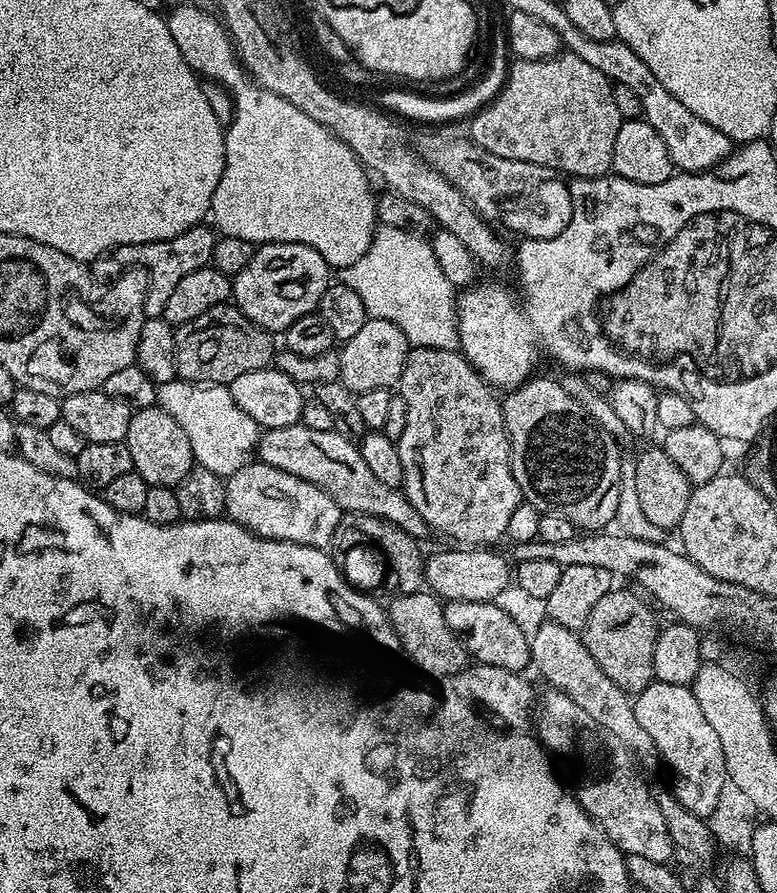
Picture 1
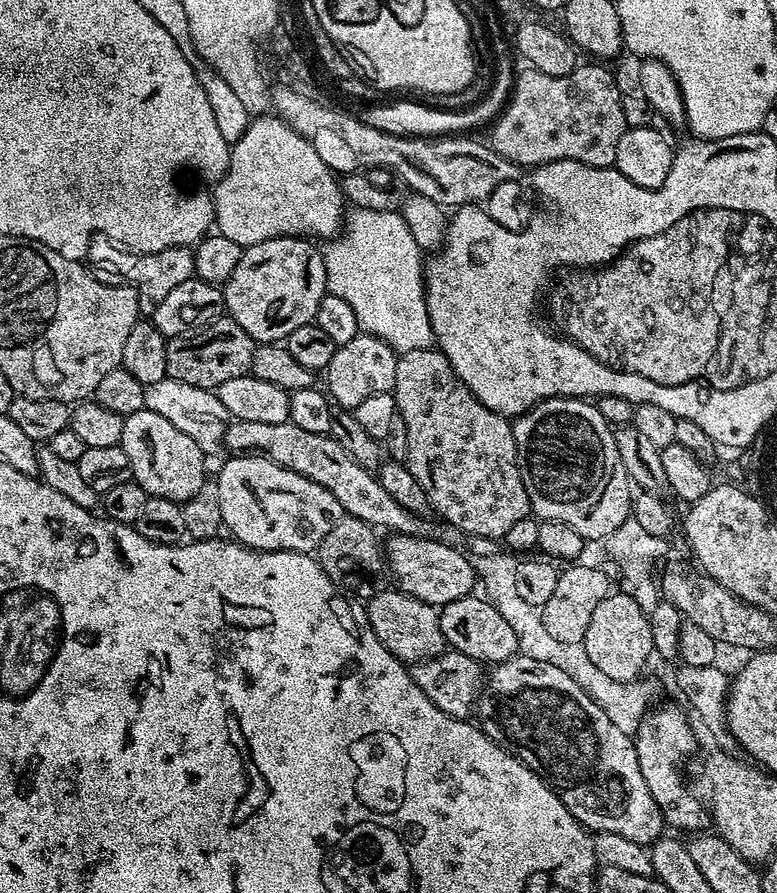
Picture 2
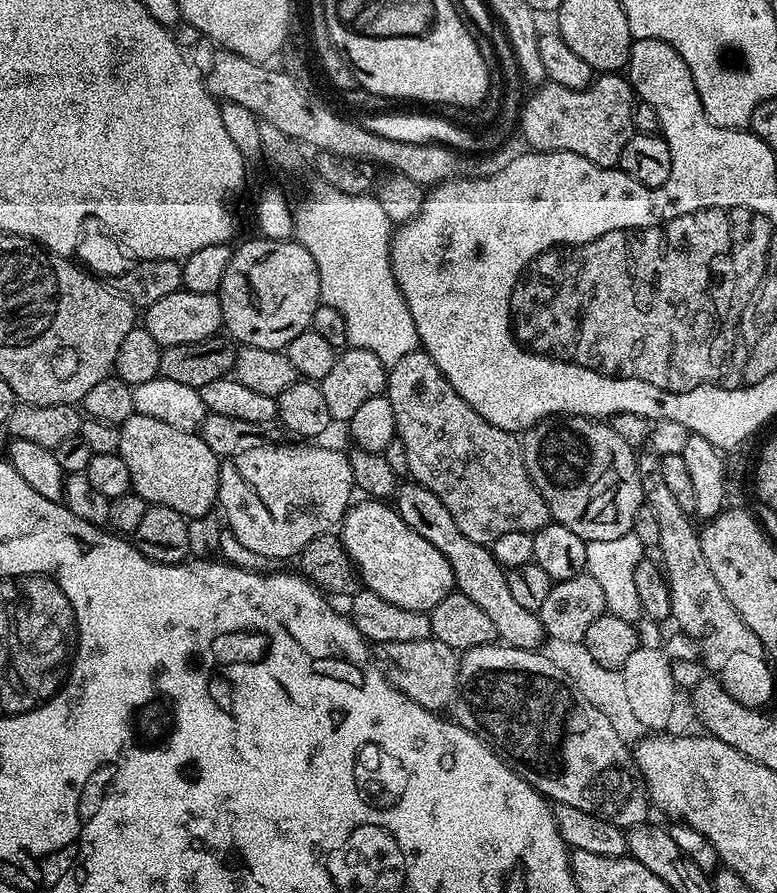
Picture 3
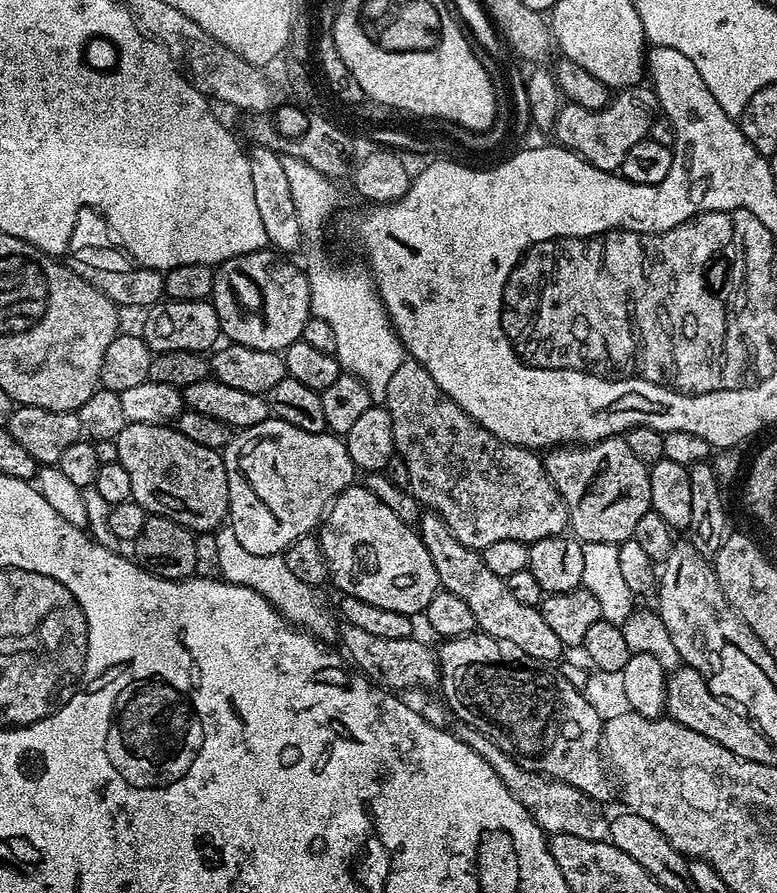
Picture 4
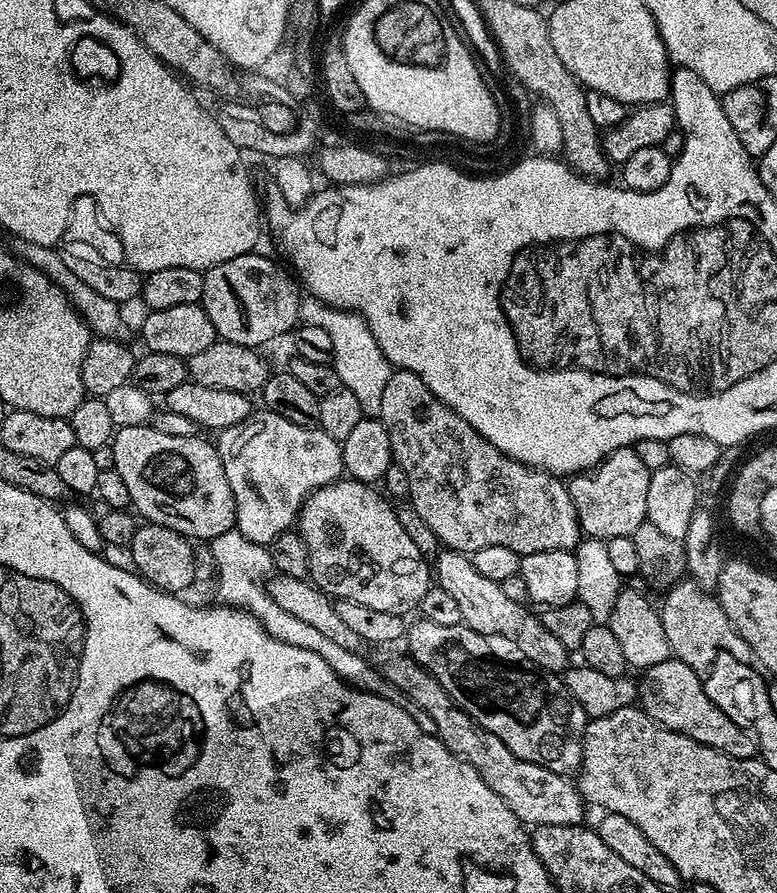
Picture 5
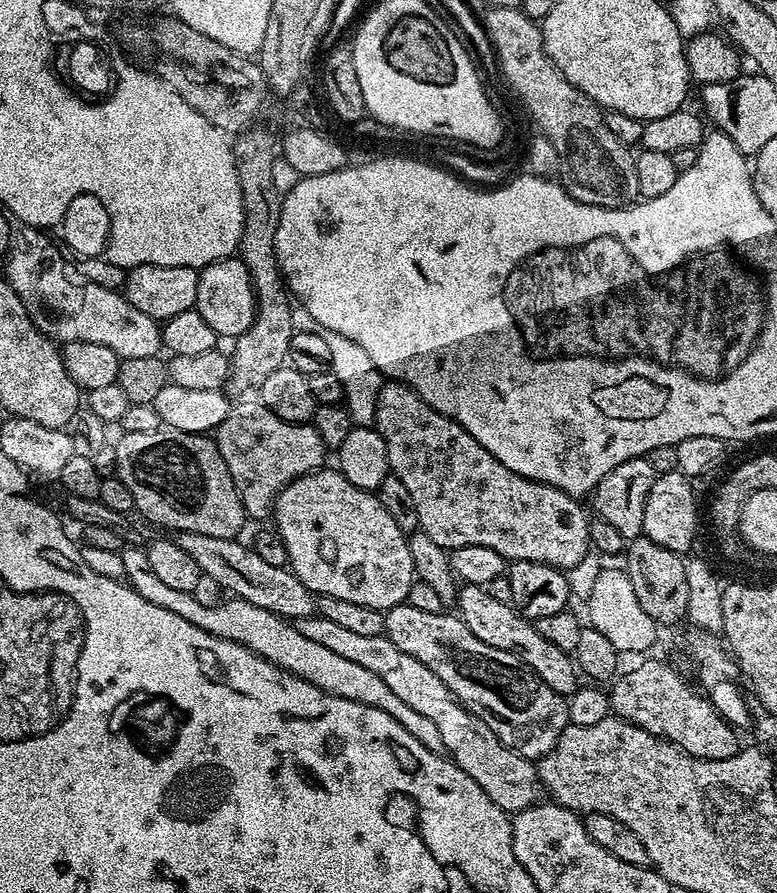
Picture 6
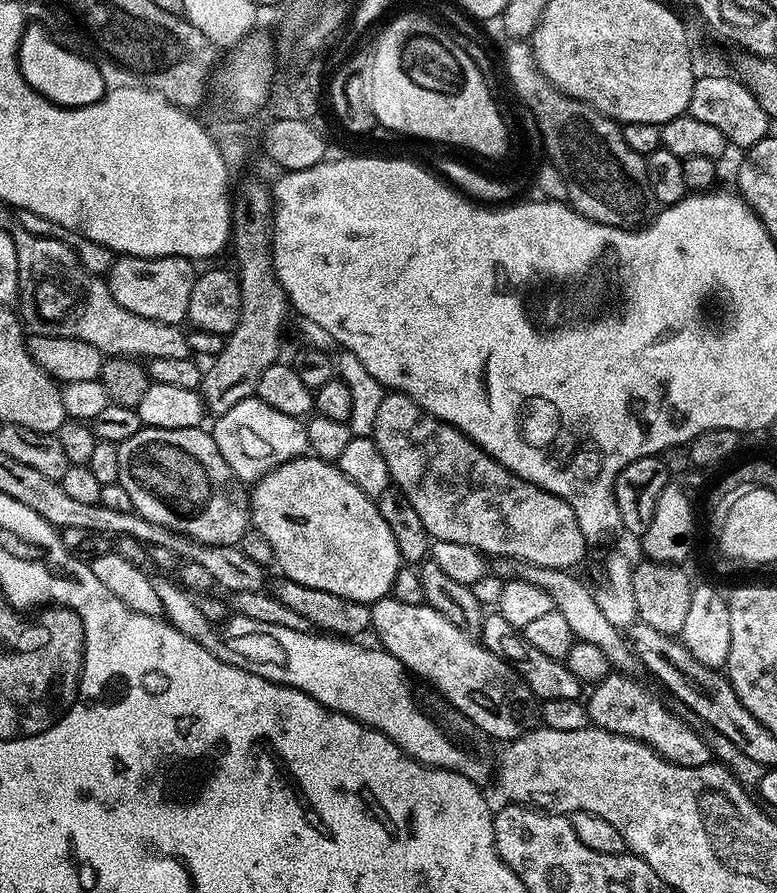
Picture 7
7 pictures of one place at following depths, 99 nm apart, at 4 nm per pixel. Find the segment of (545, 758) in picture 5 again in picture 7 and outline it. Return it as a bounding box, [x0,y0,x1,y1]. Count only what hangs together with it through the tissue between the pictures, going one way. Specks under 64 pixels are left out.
[370,596,538,742]

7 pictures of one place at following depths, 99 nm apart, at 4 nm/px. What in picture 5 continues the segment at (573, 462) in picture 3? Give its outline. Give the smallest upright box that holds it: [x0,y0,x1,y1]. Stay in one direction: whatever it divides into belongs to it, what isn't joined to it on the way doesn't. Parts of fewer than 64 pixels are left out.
[567,447,651,541]

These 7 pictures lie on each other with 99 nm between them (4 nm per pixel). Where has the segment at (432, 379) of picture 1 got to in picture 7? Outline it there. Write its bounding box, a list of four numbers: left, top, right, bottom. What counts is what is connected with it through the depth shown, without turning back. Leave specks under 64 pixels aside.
[371,391,584,570]

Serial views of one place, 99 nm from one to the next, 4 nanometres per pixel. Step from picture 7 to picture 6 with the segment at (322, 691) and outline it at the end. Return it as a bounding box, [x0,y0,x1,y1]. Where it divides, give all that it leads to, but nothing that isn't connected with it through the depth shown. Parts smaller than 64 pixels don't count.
[120,546,444,752]

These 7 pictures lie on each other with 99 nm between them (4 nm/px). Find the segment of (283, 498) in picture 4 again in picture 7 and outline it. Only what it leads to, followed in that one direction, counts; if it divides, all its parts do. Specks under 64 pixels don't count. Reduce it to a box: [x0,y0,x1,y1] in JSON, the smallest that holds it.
[211,395,309,482]

